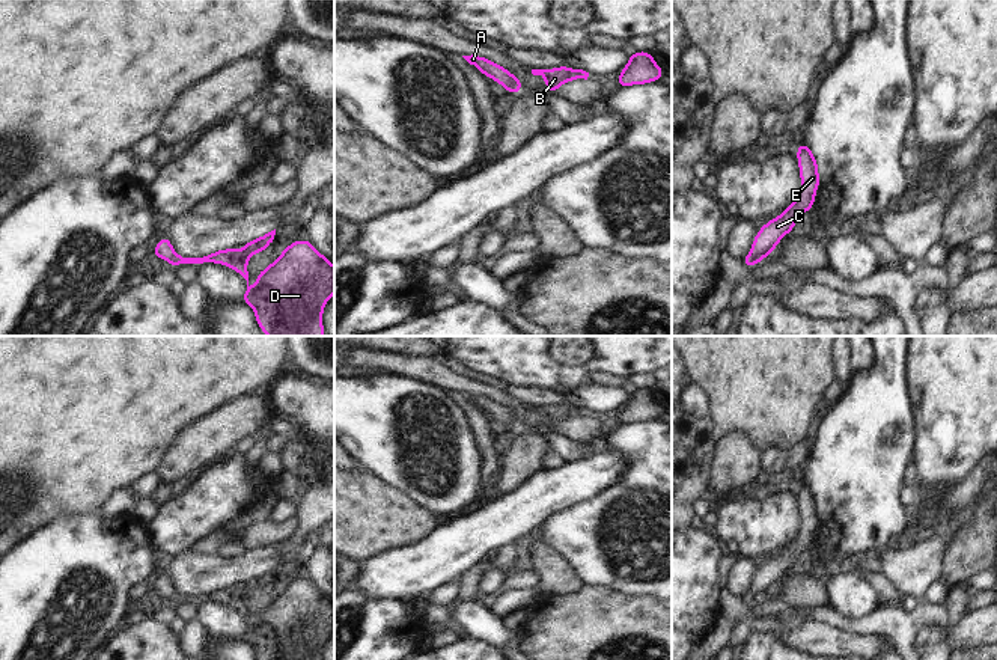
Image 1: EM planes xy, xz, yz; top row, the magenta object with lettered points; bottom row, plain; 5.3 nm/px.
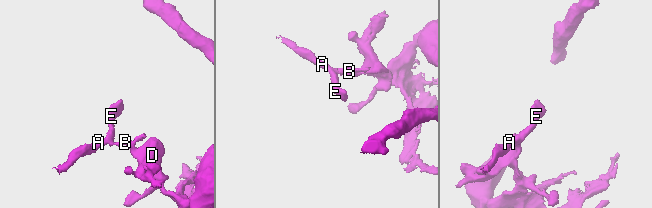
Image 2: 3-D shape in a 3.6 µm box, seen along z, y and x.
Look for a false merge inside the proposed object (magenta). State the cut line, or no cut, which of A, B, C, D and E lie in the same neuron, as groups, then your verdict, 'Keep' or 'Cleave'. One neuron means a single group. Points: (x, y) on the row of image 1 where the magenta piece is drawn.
Split along xz (508, 74), (514, 94). Groups: A C E / B D. Cleave.

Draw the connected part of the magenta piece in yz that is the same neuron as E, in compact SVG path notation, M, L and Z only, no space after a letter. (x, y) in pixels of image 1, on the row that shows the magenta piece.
M804 142L797 146L797 160L801 178L797 199L779 217L771 218L759 229L749 255L771 255L780 240L794 231L797 220L815 206L815 194L821 181L816 158Z

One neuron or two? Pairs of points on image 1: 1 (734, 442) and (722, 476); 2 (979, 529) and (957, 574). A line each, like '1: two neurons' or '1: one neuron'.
1: one neuron
2: one neuron

